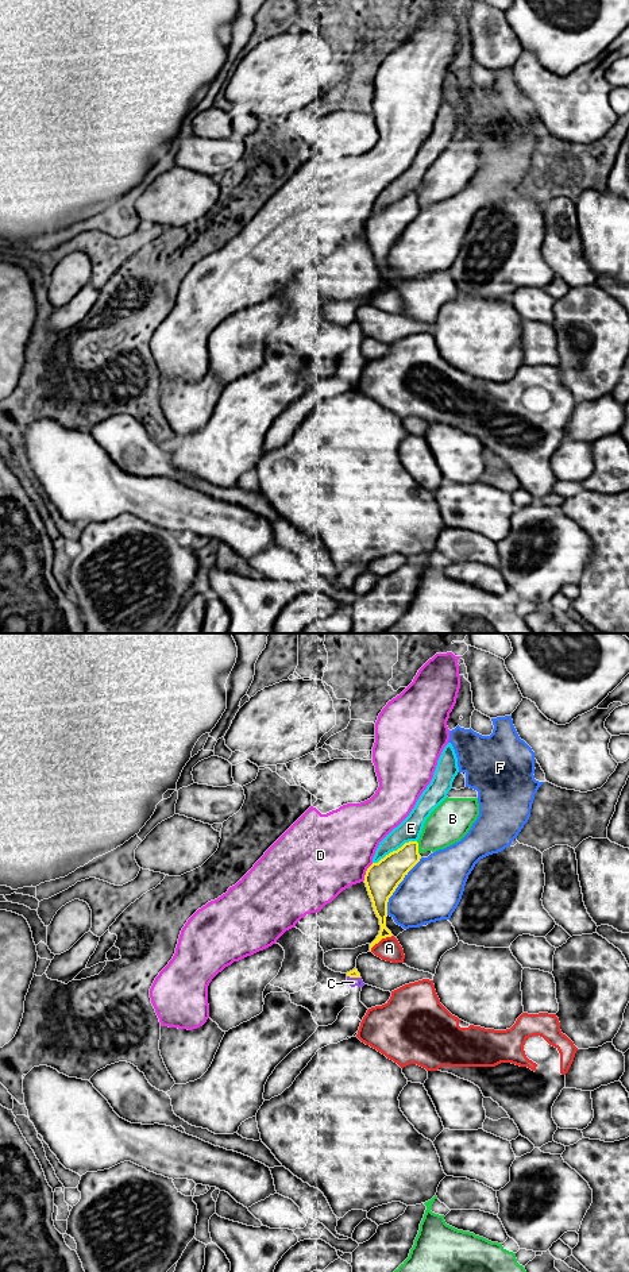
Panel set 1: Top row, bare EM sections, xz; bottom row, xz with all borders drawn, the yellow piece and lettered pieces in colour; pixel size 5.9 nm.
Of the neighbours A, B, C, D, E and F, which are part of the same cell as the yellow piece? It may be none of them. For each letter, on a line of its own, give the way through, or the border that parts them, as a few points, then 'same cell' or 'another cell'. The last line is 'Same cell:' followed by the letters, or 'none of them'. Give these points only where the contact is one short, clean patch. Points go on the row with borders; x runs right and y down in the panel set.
A: along xz (392, 935), (381, 939), (370, 951) | another cell
B: another cell
C: same cell
D: another cell
E: another cell
F: another cell
Same cell: C

